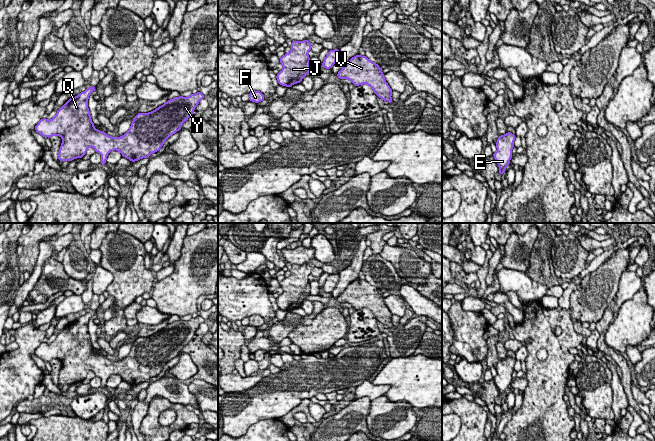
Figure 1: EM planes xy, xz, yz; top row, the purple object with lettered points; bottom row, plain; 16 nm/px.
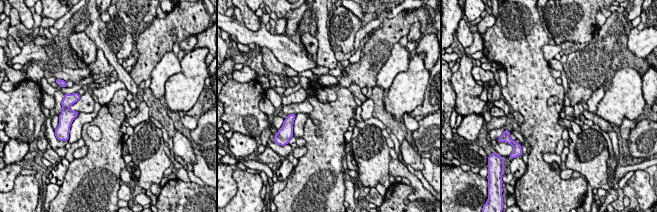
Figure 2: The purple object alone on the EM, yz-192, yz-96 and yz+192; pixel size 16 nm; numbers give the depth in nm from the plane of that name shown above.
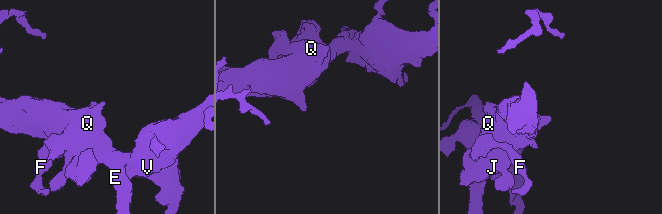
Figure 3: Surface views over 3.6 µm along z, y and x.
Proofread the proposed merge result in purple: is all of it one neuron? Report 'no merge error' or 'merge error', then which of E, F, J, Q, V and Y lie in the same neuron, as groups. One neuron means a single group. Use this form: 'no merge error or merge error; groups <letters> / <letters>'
no merge error; groups E F J Q V Y

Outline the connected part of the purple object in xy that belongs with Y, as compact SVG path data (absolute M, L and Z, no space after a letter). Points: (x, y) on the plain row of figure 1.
M91 310L77 320L69 322L51 344L42 342L35 350L35 355L43 361L50 362L56 359L62 362L58 377L59 385L72 385L76 382L82 382L89 371L93 371L95 376L101 378L101 389L106 388L107 379L113 374L119 375L123 381L126 381L131 386L149 382L152 377L161 373L163 367L170 360L181 353L183 347L193 338L200 324L205 321L204 318L198 315L188 321L179 320L167 324L166 327L149 337L138 337L133 342L129 354L123 360L111 361L104 355L97 354L91 344L88 322L95 314L96 311Z

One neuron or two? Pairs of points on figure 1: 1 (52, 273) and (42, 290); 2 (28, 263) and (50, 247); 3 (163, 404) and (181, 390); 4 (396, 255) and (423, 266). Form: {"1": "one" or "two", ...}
{"1": "one", "2": "two", "3": "two", "4": "one"}

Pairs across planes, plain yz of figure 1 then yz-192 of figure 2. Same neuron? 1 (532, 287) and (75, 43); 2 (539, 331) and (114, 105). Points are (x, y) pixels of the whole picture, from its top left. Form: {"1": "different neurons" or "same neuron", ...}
{"1": "different neurons", "2": "same neuron"}

